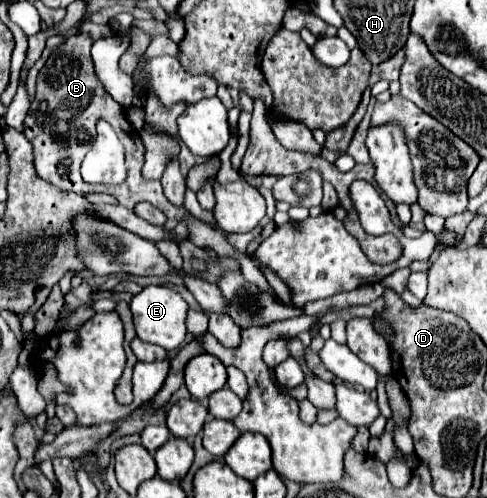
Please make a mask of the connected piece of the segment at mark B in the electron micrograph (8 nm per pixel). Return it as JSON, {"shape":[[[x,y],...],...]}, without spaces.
{"shape":[[[77,32],[69,36],[59,48],[55,48],[47,60],[47,64],[41,68],[37,78],[37,94],[31,102],[29,114],[23,122],[23,132],[27,134],[27,140],[35,148],[35,170],[45,180],[51,182],[55,188],[63,192],[77,192],[77,194],[89,194],[99,192],[99,186],[87,186],[79,175],[79,166],[83,160],[83,154],[91,148],[91,142],[95,138],[95,122],[99,118],[105,118],[113,130],[117,132],[121,144],[125,146],[125,160],[127,160],[127,182],[123,186],[101,186],[105,194],[111,194],[119,200],[121,206],[133,210],[137,202],[149,202],[155,208],[159,208],[167,218],[181,220],[183,216],[189,216],[187,210],[171,206],[167,202],[165,194],[161,192],[161,182],[151,182],[141,176],[145,146],[141,142],[139,130],[131,126],[127,120],[127,114],[123,106],[119,106],[101,86],[99,78],[93,70],[91,60],[91,34]]]}

